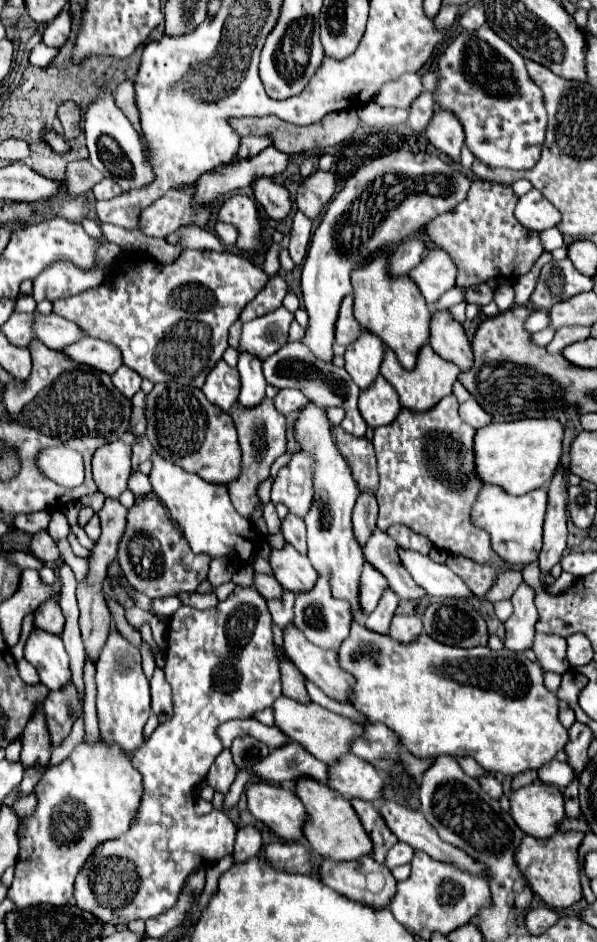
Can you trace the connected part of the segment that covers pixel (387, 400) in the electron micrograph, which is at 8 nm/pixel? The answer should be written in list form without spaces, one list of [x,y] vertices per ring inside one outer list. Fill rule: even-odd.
[[[378,376],[378,380],[374,382],[372,388],[368,388],[366,392],[360,392],[360,400],[358,400],[358,410],[360,410],[362,418],[374,430],[378,426],[392,424],[400,412],[398,394],[382,378],[384,376]]]

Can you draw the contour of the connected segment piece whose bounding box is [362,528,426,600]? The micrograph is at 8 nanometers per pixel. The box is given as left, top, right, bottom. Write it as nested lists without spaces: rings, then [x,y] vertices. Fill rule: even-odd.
[[[374,528],[368,542],[362,546],[362,552],[366,562],[370,562],[378,572],[382,572],[382,576],[386,576],[388,584],[402,600],[416,600],[426,596],[426,592],[422,592],[422,588],[414,584],[410,576],[406,576],[404,566],[398,562],[396,542],[386,532]]]

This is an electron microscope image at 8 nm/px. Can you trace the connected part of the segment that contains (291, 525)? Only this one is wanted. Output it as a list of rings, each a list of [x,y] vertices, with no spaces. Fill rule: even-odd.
[[[288,512],[288,516],[282,520],[282,534],[300,554],[306,554],[306,526],[300,516],[292,516]]]

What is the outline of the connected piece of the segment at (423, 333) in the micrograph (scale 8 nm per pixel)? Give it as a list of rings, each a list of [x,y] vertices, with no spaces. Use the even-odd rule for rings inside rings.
[[[378,256],[376,260],[372,260],[372,264],[366,264],[364,268],[358,268],[352,272],[356,320],[364,330],[378,336],[396,354],[398,362],[406,370],[414,370],[418,352],[430,338],[432,312],[428,310],[426,300],[422,300],[422,294],[418,292],[418,288],[414,288],[412,280],[408,276],[400,276],[400,278],[388,276],[386,264],[388,264],[388,258]]]

